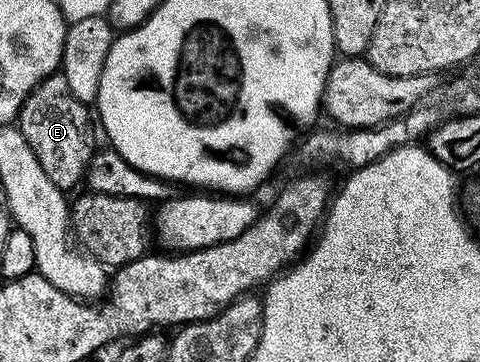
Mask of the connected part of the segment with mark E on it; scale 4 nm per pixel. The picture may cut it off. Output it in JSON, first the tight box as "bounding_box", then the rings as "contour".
{"bounding_box":[16,72,96,192],"contour":[[[61,72],[48,75],[31,94],[22,99],[22,109],[18,111],[16,129],[28,140],[28,148],[36,152],[40,168],[64,192],[70,192],[77,182],[81,183],[96,153],[94,134],[90,131],[90,114],[87,103],[76,100],[68,89],[68,80]]]}

